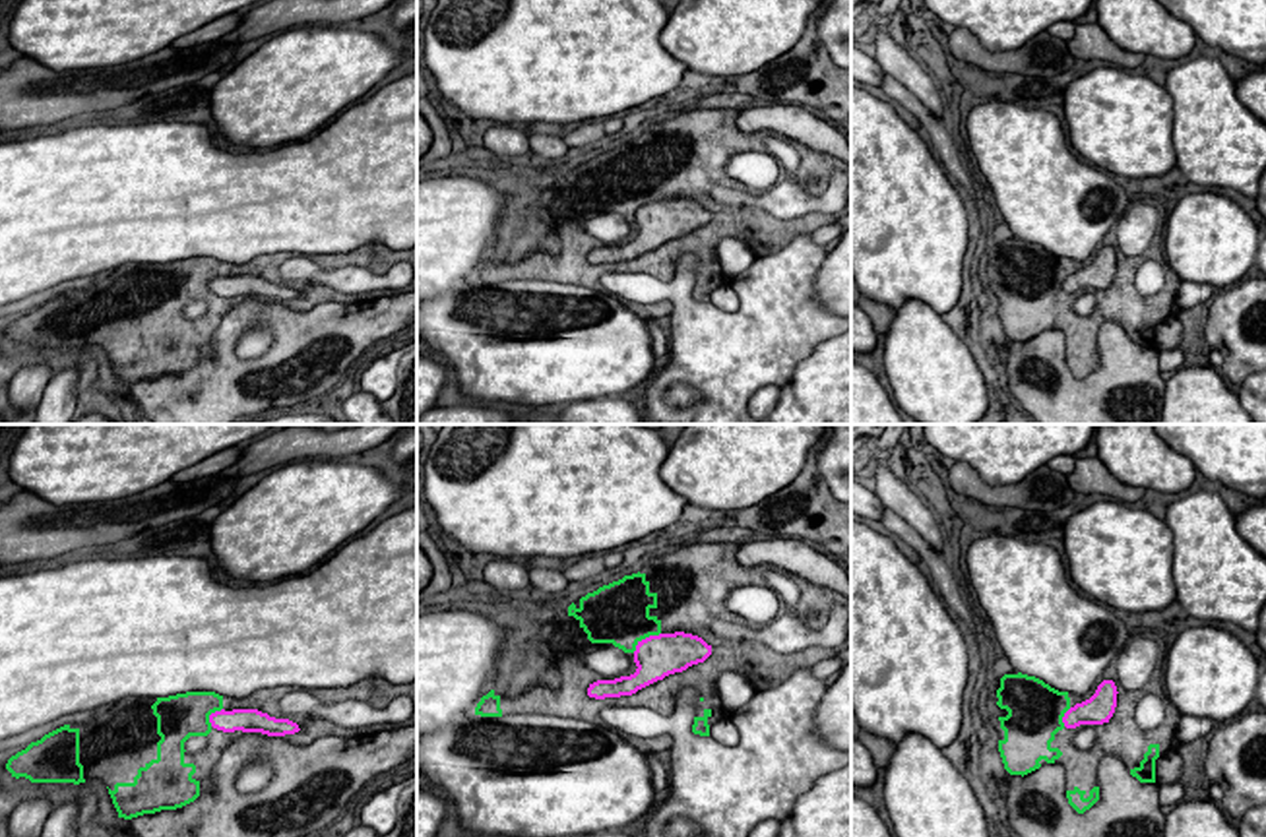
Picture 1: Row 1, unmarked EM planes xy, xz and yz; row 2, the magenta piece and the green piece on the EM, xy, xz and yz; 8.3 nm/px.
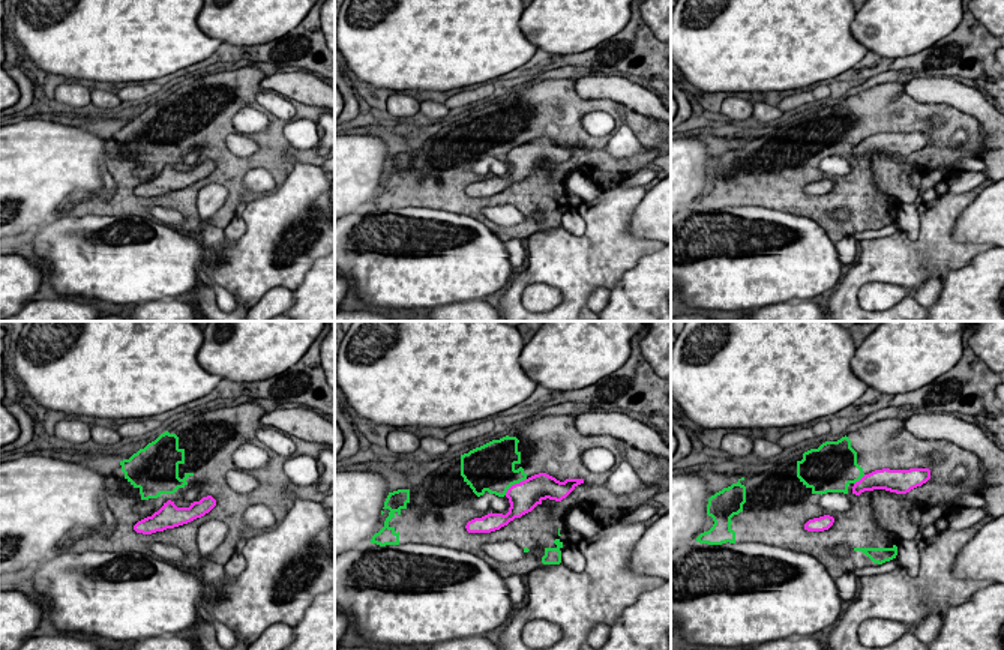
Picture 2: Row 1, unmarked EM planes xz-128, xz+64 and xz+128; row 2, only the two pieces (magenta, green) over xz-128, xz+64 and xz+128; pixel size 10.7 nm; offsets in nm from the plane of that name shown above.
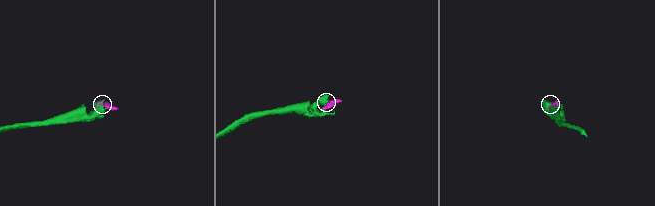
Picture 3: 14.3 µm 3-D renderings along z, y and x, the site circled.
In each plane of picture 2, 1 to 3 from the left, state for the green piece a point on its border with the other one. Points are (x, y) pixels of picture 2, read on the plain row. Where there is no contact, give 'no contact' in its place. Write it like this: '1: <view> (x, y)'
1: no contact
2: xz+64 (515, 147)
3: xz+128 (860, 143)

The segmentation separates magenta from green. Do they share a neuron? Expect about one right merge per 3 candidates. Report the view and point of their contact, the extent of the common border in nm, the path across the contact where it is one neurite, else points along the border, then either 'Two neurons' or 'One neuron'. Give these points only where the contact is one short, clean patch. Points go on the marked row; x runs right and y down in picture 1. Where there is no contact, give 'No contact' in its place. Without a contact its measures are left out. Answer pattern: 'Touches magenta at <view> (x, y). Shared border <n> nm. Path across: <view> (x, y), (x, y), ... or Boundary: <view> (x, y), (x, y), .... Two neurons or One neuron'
Touches magenta at xz (646, 638). Shared border 300 nm. Boundary: xz (660, 632), (644, 638), (632, 651). Two neurons

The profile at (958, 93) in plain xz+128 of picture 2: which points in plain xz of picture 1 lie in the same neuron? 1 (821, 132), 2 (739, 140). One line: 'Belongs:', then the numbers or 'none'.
Belongs: 1

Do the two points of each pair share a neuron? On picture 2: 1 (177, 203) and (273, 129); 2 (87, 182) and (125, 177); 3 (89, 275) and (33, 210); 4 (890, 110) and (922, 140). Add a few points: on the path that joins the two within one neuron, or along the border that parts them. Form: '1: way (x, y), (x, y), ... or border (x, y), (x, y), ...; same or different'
1: way (204, 182), (258, 156); same
2: border (114, 140), (116, 144), (104, 156), (107, 174); different
3: border (47, 219), (44, 222); different
4: border (925, 131), (878, 134); different

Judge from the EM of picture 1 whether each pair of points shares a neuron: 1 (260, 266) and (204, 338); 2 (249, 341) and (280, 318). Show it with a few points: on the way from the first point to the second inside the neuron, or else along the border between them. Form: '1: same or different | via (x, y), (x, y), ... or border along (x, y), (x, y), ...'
1: same | via (231, 270), (214, 270), (204, 279), (212, 309)
2: different | border along (272, 328), (253, 324), (241, 336), (235, 355)

